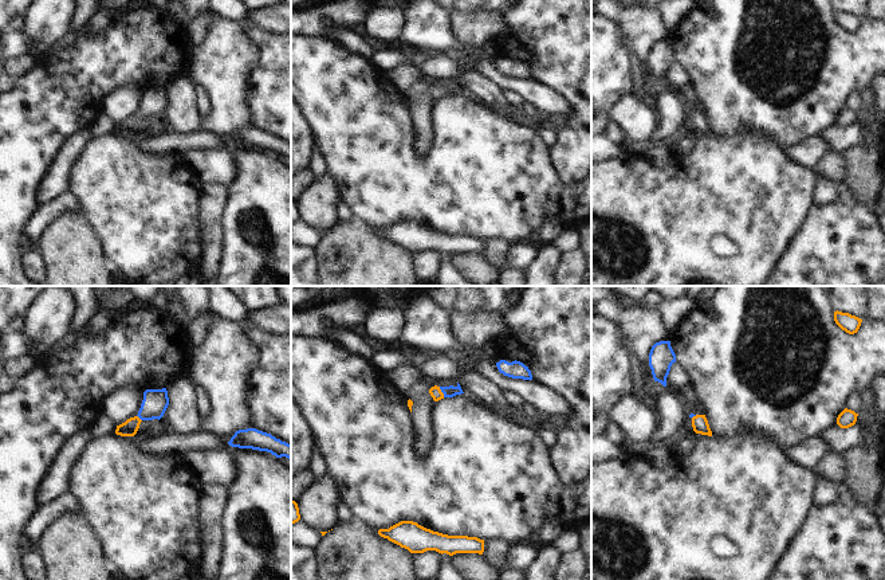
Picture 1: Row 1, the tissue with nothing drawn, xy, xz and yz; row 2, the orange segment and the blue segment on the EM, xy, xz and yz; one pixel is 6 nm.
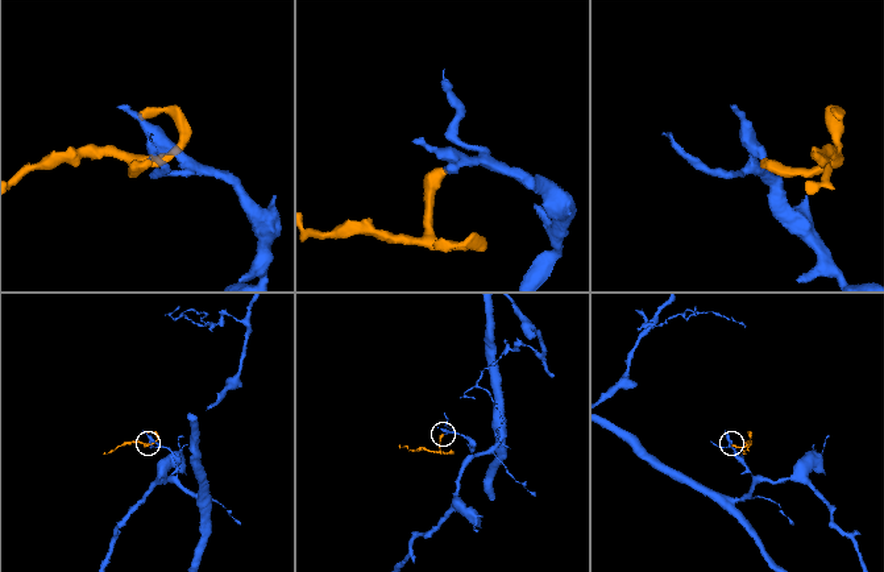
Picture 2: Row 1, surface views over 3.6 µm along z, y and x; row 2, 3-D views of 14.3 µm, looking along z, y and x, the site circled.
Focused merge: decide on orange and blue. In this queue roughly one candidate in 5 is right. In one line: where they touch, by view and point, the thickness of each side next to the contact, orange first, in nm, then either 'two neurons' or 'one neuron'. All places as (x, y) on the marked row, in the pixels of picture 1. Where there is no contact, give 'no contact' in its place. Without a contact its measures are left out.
meets orange in xz at (441, 392); 70 nm thick on the orange side, 70 nm on the other; one neuron

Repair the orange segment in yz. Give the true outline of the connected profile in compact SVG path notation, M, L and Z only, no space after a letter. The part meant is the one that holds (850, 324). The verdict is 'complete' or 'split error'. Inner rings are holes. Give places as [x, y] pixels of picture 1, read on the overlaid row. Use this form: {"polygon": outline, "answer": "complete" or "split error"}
{"polygon": "M838 310L834 311L834 321L842 330L849 334L857 333L862 322L861 318Z", "answer": "complete"}

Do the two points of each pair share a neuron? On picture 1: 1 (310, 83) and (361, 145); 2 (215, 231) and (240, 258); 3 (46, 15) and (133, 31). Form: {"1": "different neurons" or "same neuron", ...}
{"1": "same neuron", "2": "different neurons", "3": "different neurons"}

